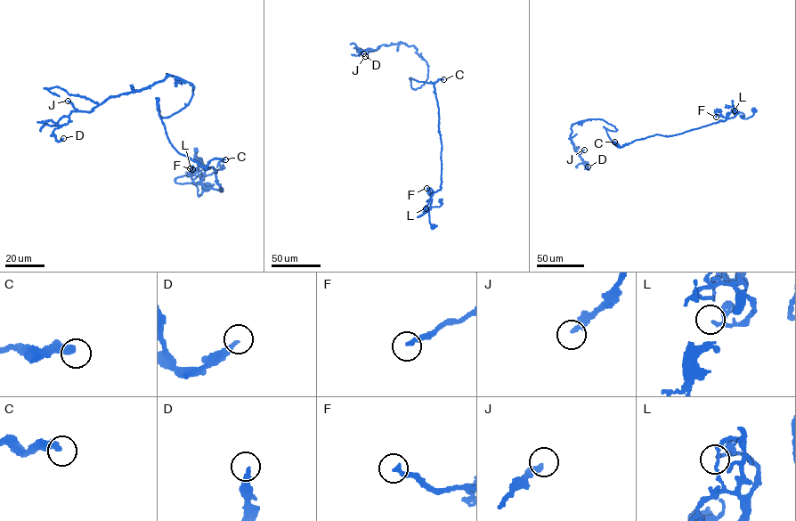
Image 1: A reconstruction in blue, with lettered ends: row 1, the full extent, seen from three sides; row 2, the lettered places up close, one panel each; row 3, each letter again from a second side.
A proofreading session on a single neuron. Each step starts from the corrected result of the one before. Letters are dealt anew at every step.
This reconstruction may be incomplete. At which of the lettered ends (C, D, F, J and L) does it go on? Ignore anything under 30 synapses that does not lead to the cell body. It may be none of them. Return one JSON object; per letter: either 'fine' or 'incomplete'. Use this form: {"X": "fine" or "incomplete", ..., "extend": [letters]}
{"C": "fine", "D": "fine", "F": "fine", "J": "incomplete", "L": "fine", "extend": ["J"]}

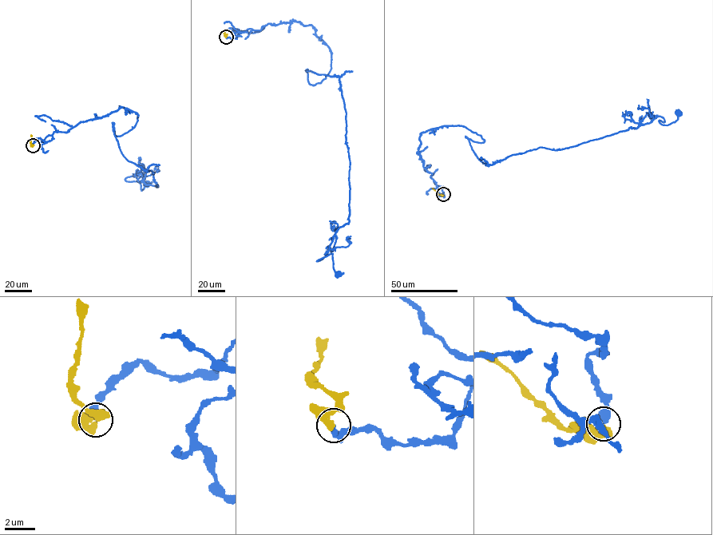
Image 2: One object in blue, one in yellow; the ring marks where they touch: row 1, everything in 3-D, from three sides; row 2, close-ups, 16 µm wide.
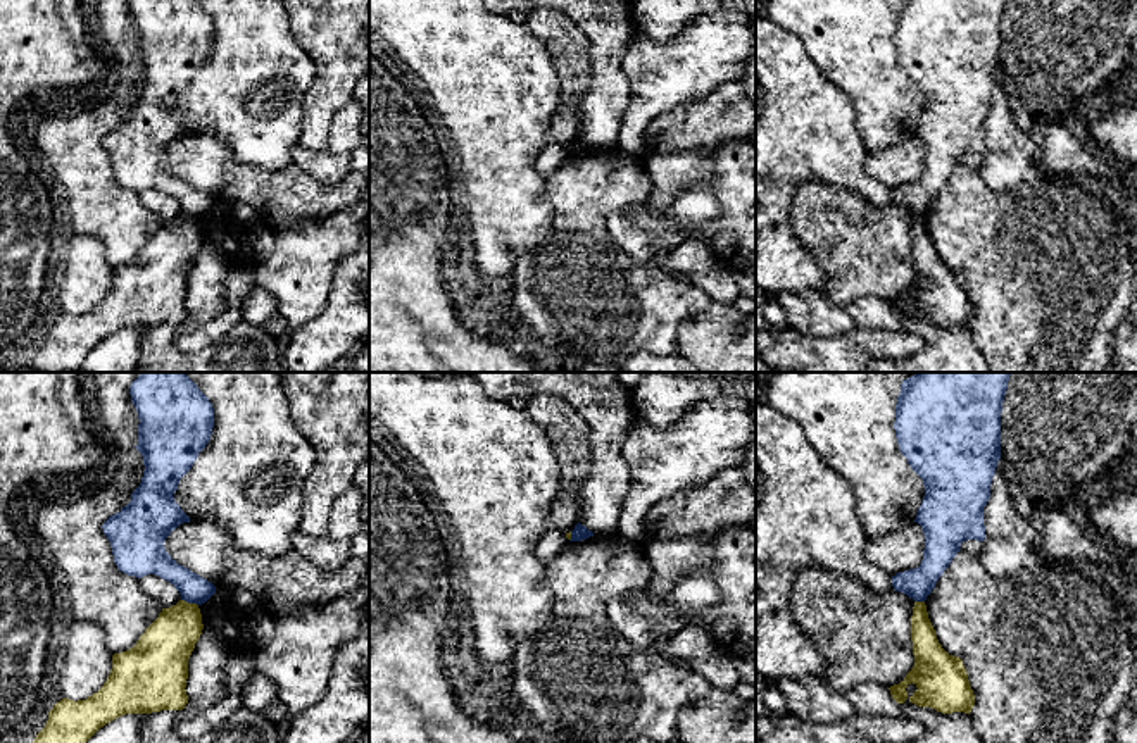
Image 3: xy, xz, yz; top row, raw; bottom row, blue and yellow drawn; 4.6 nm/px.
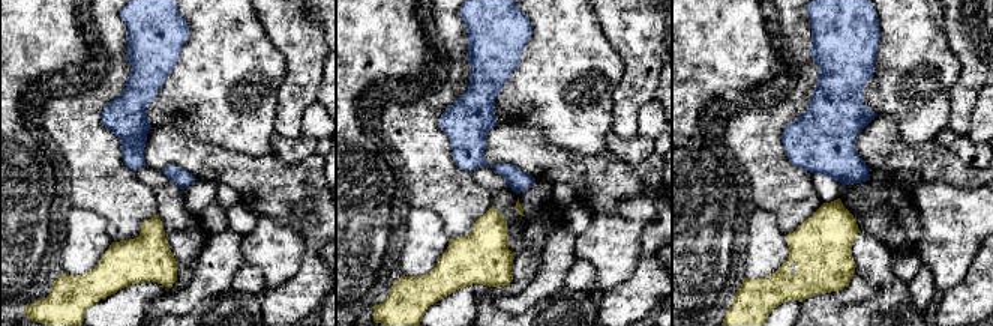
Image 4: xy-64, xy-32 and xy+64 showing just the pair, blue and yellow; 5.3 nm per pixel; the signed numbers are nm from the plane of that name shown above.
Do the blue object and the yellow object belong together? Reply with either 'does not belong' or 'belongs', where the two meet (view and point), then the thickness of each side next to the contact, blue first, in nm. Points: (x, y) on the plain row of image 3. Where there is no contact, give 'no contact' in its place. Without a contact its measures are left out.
does not belong; meets blue in xy at (190, 216); 130 nm thick on the blue side, 240 nm on the other

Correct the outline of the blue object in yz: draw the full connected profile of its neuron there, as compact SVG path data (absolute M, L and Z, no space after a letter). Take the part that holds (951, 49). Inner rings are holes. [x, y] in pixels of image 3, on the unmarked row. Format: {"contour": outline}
{"contour": "M901 0L894 43L901 67L923 93L925 110L914 136L923 143L925 164L916 183L892 190L892 200L914 215L927 214L963 155L985 153L983 121L990 112L992 91L1001 72L1001 26L1006 3L1008 0Z"}

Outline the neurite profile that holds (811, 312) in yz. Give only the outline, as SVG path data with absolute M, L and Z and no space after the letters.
M818 290L783 291L780 302L787 324L807 336L837 338L856 331L847 310L832 303Z

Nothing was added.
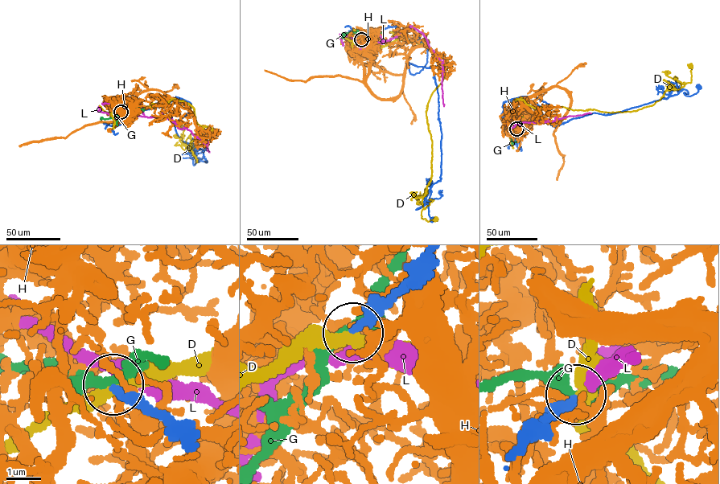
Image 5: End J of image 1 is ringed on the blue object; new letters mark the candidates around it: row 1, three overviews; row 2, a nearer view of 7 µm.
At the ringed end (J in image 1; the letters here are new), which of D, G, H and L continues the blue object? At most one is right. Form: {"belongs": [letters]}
{"belongs": []}

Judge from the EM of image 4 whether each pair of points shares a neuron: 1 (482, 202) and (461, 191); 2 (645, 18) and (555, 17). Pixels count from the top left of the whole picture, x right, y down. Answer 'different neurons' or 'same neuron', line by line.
1: same neuron
2: different neurons

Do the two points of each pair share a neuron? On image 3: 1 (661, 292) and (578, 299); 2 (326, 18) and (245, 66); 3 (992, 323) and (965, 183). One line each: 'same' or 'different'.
1: same
2: different
3: same

